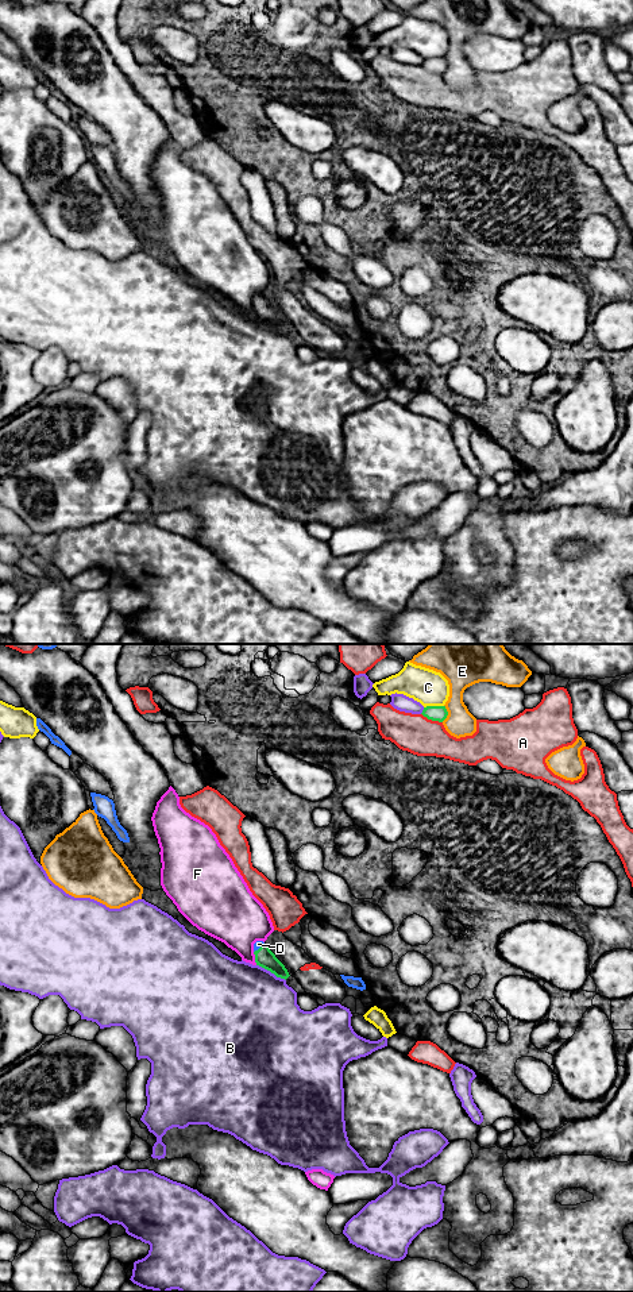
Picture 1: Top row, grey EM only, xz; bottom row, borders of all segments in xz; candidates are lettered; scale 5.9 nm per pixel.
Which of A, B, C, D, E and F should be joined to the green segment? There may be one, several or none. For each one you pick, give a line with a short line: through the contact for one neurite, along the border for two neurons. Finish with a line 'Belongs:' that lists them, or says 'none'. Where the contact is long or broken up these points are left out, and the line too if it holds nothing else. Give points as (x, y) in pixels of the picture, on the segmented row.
D: xz (265, 957), (259, 948), (258, 944)
Belongs: D

